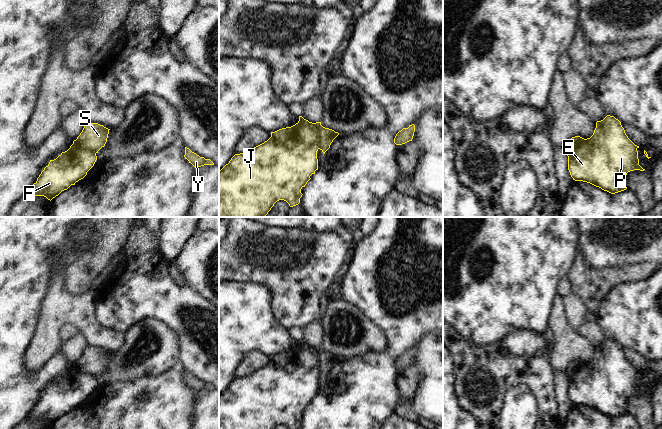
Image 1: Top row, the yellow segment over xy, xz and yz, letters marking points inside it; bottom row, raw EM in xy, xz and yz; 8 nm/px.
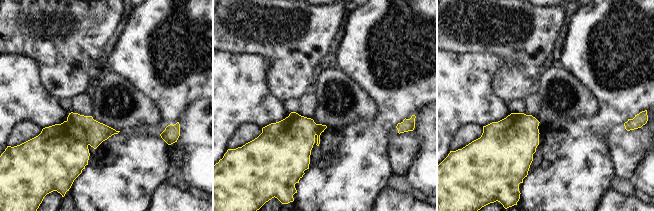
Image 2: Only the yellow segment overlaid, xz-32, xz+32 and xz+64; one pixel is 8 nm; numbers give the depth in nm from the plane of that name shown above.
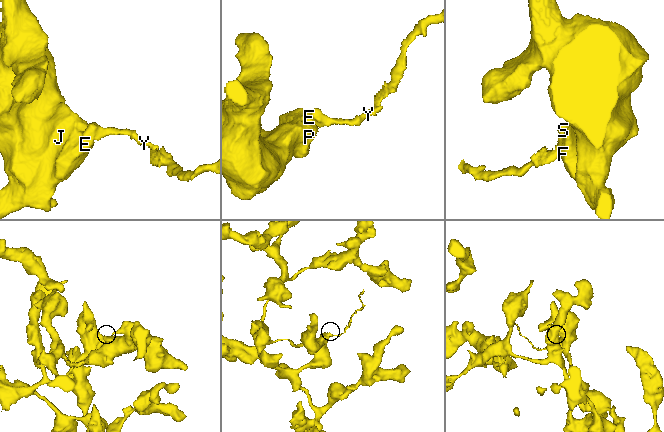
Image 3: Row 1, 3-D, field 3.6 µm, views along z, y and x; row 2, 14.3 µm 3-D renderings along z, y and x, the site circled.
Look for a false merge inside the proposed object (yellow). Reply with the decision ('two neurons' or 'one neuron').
two neurons

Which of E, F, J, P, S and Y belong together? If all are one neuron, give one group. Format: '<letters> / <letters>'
E F J P / S Y

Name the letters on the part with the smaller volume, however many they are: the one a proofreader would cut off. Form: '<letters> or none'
S, Y

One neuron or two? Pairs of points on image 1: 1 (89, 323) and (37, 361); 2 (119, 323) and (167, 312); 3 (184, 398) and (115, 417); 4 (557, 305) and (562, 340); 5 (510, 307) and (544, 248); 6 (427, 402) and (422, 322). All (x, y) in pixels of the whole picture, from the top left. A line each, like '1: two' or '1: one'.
1: one
2: one
3: one
4: one
5: one
6: two

